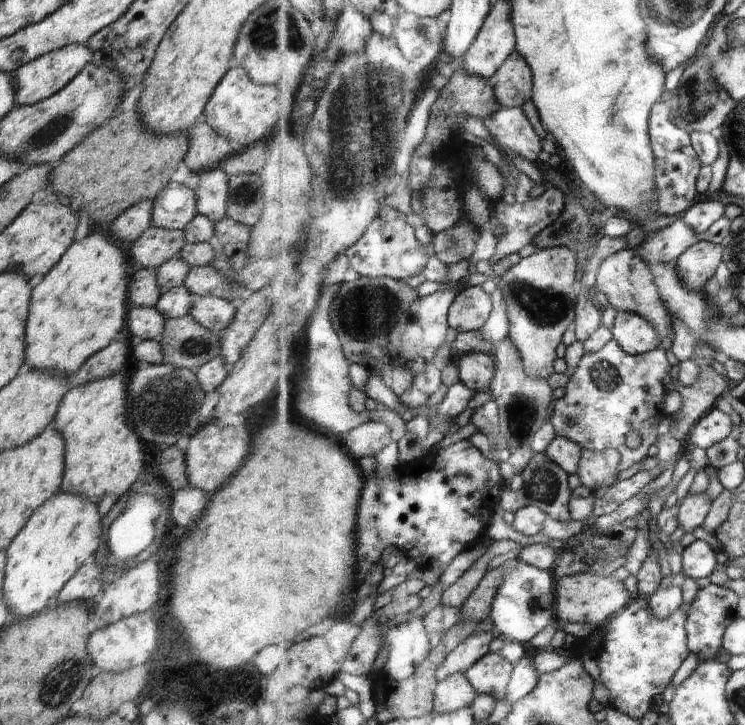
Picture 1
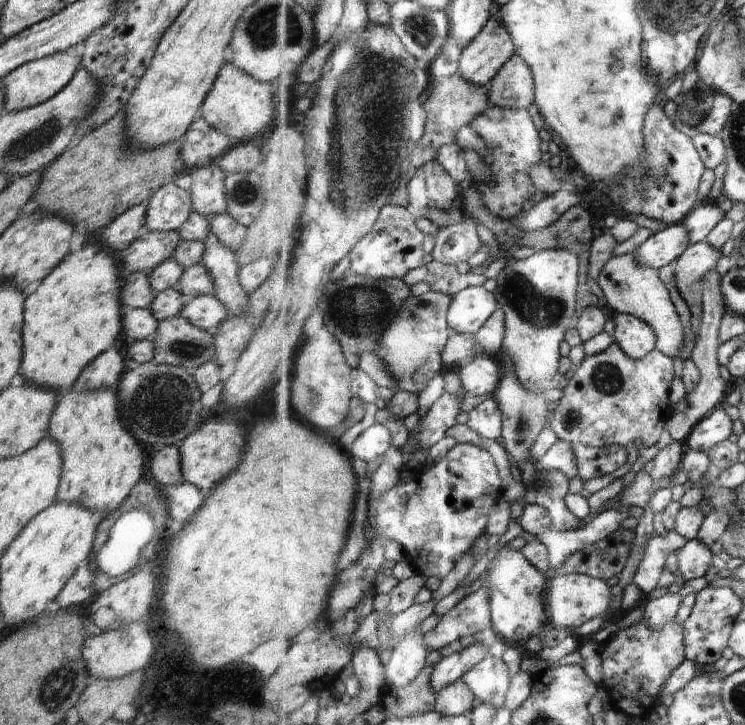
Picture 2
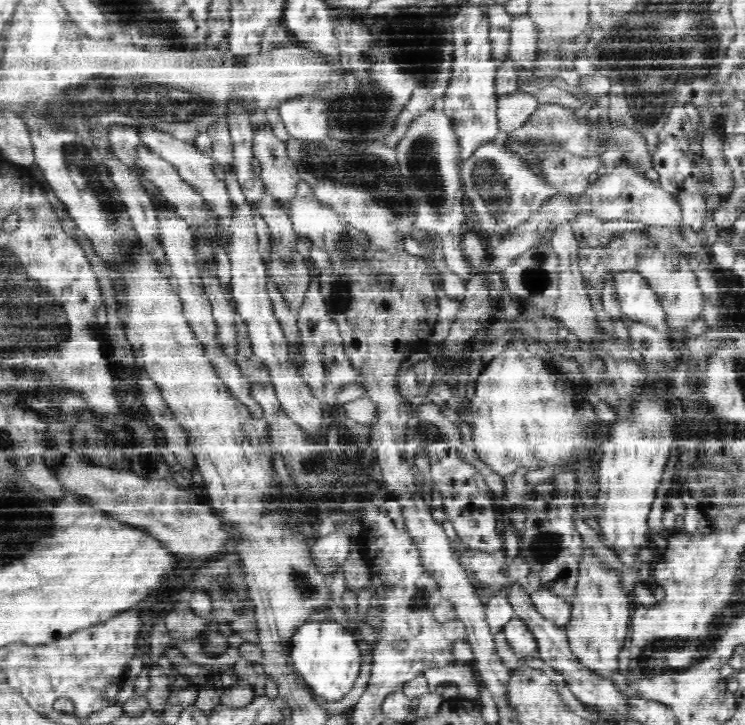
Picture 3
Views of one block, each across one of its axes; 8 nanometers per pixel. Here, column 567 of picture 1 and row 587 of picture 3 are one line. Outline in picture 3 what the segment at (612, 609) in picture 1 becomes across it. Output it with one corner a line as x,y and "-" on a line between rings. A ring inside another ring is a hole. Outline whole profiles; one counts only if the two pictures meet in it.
590,549
586,550
582,560
580,579
572,598
572,617
565,627
572,654
587,672
609,679
620,671
620,652
630,635
634,605
630,603
628,592
621,586
621,579
602,565

